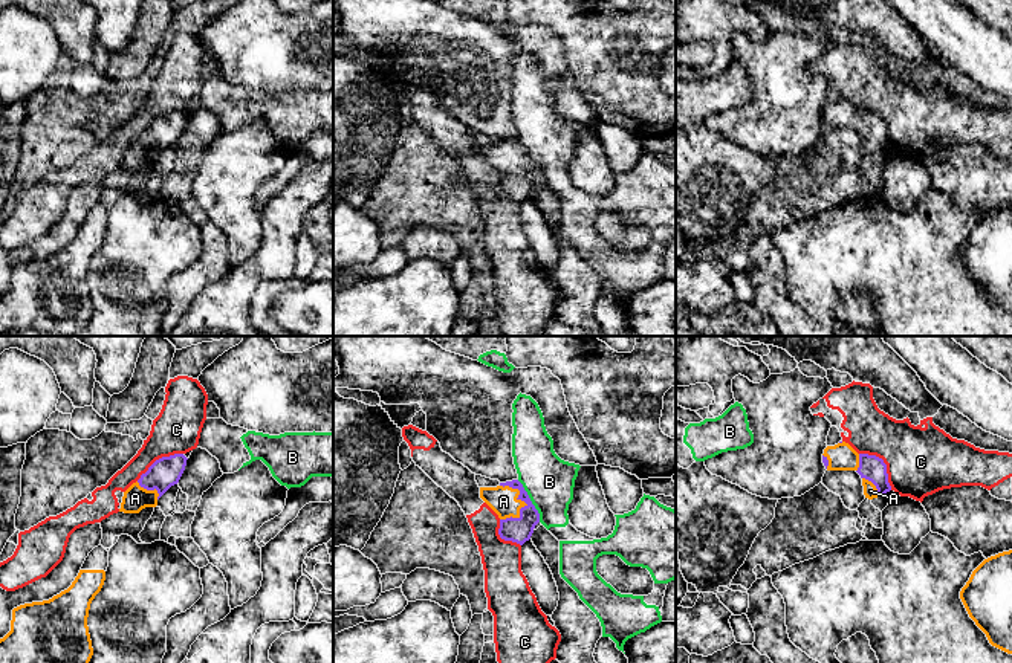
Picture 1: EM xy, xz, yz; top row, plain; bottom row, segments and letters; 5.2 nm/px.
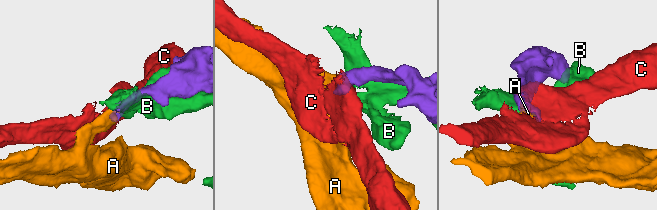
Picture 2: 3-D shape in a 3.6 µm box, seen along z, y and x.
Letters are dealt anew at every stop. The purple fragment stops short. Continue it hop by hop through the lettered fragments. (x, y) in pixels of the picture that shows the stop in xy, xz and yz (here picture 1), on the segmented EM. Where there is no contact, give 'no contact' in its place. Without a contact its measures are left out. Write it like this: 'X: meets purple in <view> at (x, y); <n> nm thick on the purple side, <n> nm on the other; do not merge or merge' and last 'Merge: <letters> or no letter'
A: meets purple in xz at (518, 495); 130 nm thick on the purple side, 150 nm on the other; merge
B: meets purple in xz at (531, 501); 130 nm thick on the purple side, 260 nm on the other; do not merge
C: meets purple in yz at (884, 463); 140 nm thick on the purple side, 360 nm on the other; do not merge
Merge: A

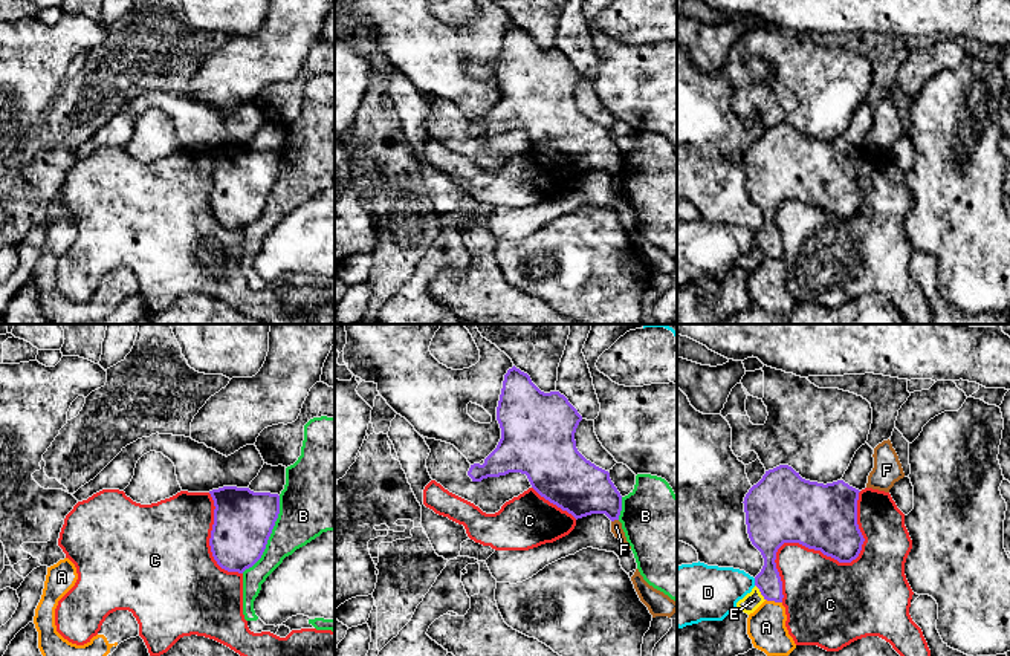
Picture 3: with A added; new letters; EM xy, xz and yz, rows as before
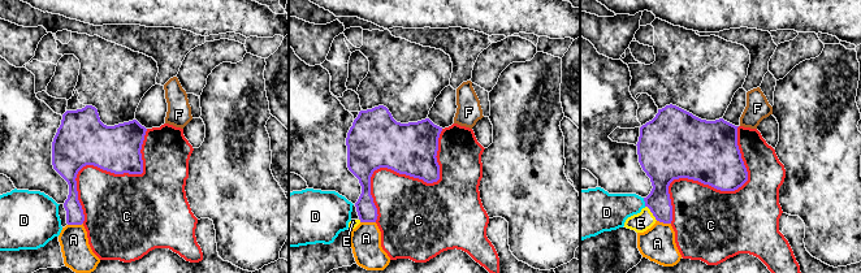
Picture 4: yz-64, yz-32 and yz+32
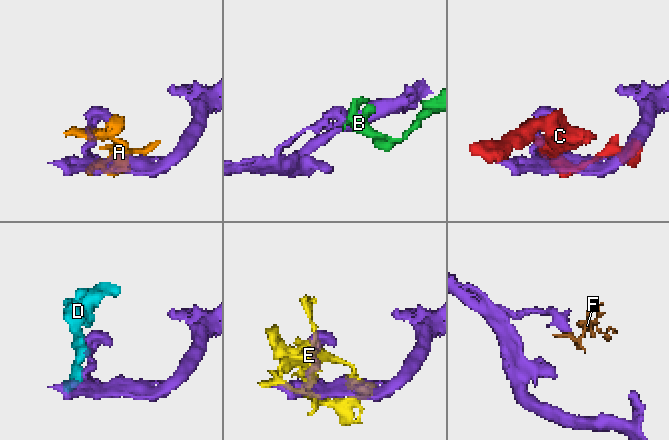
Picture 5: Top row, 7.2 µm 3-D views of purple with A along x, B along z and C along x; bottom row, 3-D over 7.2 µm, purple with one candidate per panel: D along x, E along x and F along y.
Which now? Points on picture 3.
A: meets purple in yz at (773, 600); 130 nm thick on the purple side, 200 nm on the other; do not merge
B: meets purple in xy at (269, 535); 320 nm thick on the purple side, 300 nm on the other; do not merge
C: meets purple in yz at (824, 554); 360 nm thick on the purple side, 440 nm on the other; do not merge
D: meets purple in yz at (755, 581); 180 nm thick on the purple side, 280 nm on the other; do not merge
E: meets purple in yz at (760, 591); 130 nm thick on the purple side, 90 nm on the other; do not merge
F: meets purple in xz at (615, 519); 280 nm thick on the purple side, 60 nm on the other; do not merge
Merge: no letter

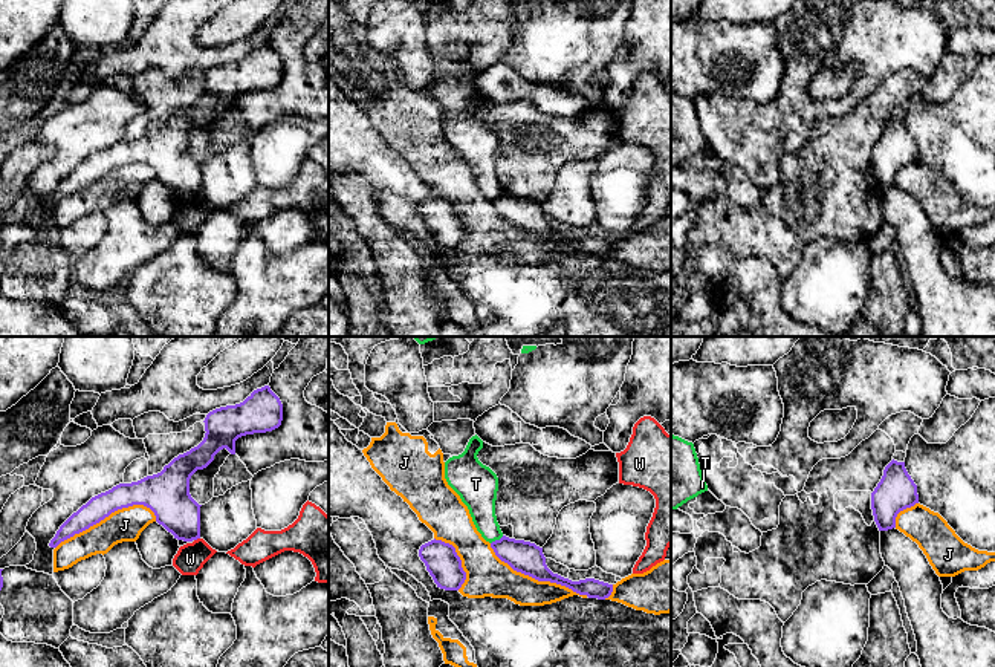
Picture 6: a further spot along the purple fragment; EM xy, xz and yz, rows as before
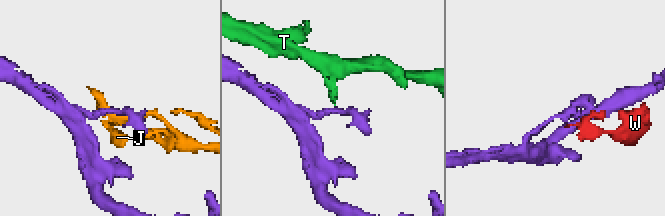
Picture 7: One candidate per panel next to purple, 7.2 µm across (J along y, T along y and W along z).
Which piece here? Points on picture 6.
J: meets purple in xy at (106, 516); 140 nm thick on the purple side, 180 nm on the other; do not merge
T: meets purple in xz at (497, 540); 170 nm thick on the purple side, 170 nm on the other; do not merge
W: meets purple in xy at (196, 539); 220 nm thick on the purple side, 160 nm on the other; do not merge
Merge: no letter

